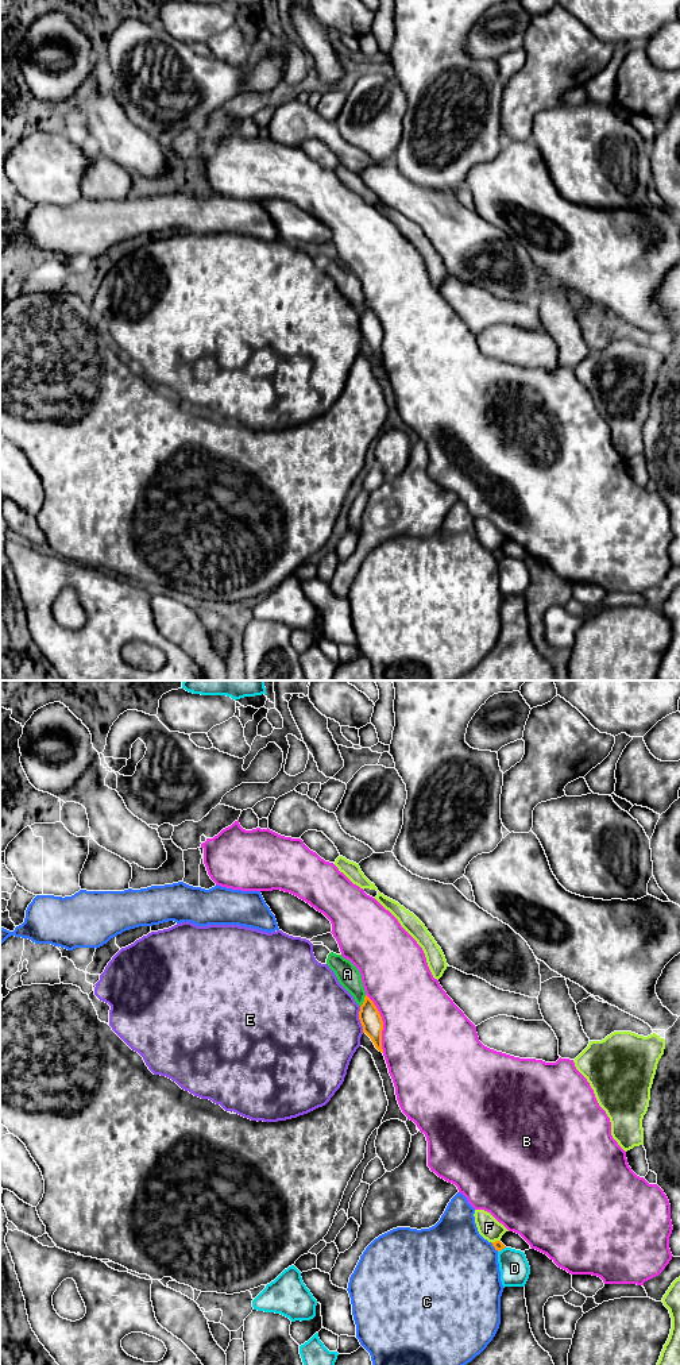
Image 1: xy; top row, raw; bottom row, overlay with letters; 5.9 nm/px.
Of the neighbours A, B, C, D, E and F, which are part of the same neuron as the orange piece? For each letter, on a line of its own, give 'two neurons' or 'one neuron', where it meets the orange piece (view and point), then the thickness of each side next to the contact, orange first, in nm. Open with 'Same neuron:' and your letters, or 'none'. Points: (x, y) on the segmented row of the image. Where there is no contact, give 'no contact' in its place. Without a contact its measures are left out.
Same neuron: none
A: two neurons; contact xy (364, 1001); calibres 130 and 140 nm
B: two neurons; contact xy (382, 1024); calibres 130 and 480 nm
C: two neurons; contact xy (494, 1246); calibres 60 and 480 nm
D: two neurons; contact xy (501, 1249); calibres 60 and 180 nm
E: two neurons; contact xy (359, 1018); calibres 130 and 500 nm
F: two neurons; contact xy (495, 1241); calibres 60 and 140 nm

